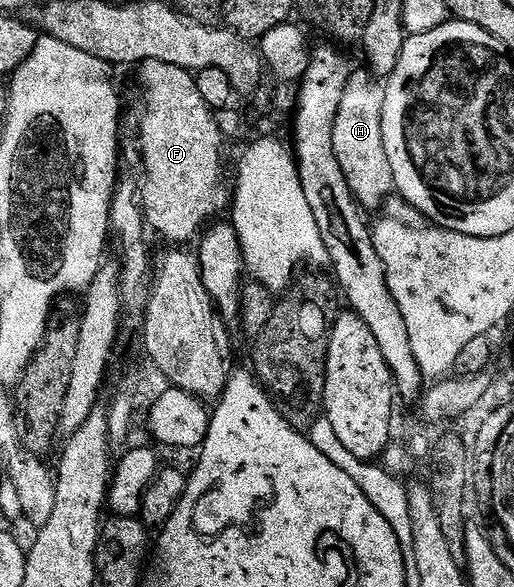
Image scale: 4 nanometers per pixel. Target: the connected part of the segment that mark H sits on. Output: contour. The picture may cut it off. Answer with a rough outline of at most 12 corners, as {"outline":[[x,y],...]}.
{"outline":[[368,71],[347,82],[335,158],[358,205],[395,192],[383,146],[385,88]]}

